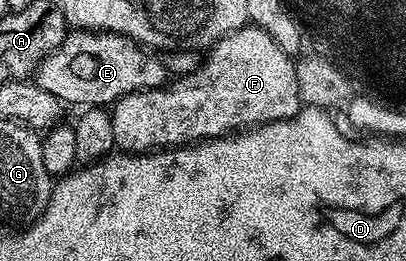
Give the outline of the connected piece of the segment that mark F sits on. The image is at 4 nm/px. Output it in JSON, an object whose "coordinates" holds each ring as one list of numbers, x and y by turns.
{"coordinates":[[253,24,242,26,210,47,199,70,171,81,157,90,137,90,115,102,110,110,112,132,119,151,128,154,148,154,163,148,189,146,208,138,223,138,225,134,241,132,266,122,279,122,297,114,303,105,297,92,295,59,286,54,272,36]]}

